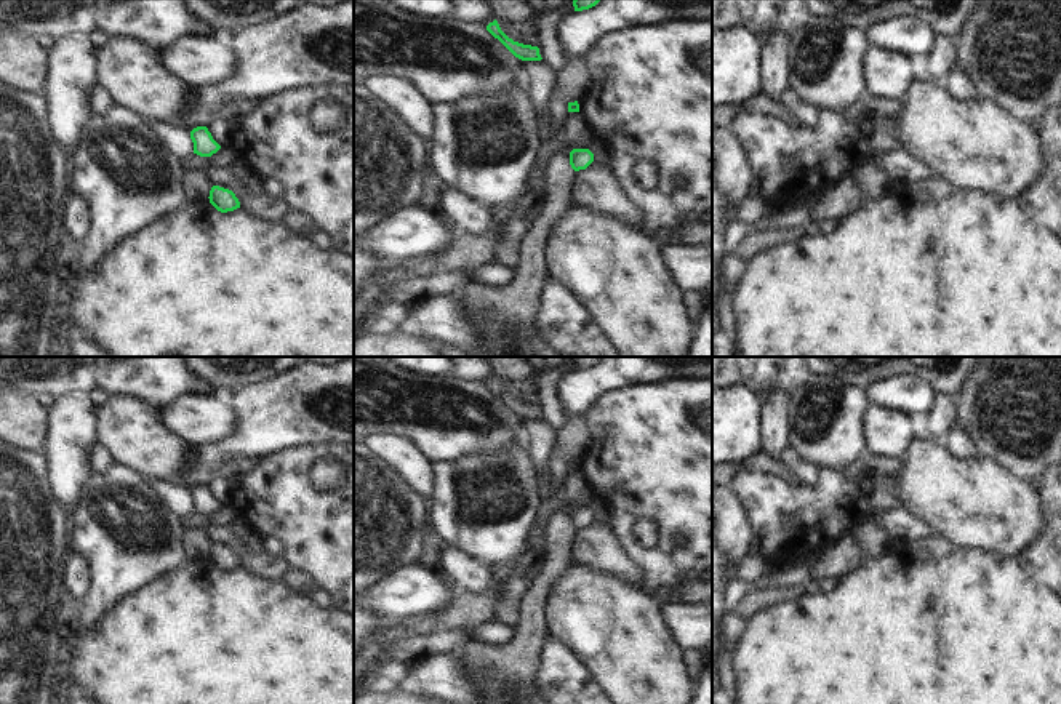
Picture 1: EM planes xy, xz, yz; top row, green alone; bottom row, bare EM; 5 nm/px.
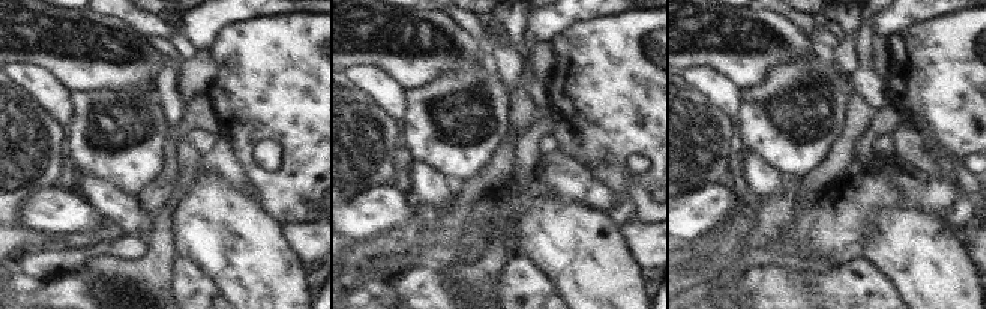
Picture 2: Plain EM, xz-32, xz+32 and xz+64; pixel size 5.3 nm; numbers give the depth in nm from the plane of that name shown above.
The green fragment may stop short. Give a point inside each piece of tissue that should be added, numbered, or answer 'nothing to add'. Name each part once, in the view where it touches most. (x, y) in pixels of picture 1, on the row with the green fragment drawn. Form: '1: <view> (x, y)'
nothing to add.

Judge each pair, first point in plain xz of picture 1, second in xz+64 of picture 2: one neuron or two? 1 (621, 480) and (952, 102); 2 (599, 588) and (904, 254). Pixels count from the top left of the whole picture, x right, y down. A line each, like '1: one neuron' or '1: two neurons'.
1: one neuron
2: one neuron

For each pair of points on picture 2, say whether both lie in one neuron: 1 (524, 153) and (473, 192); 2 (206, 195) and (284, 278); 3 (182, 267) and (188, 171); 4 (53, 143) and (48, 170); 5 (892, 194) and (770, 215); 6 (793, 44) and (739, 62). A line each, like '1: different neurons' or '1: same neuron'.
1: different neurons
2: same neuron
3: different neurons
4: same neuron
5: same neuron
6: same neuron

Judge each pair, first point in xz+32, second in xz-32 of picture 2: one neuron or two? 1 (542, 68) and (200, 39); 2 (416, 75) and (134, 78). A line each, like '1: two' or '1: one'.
1: two
2: one

